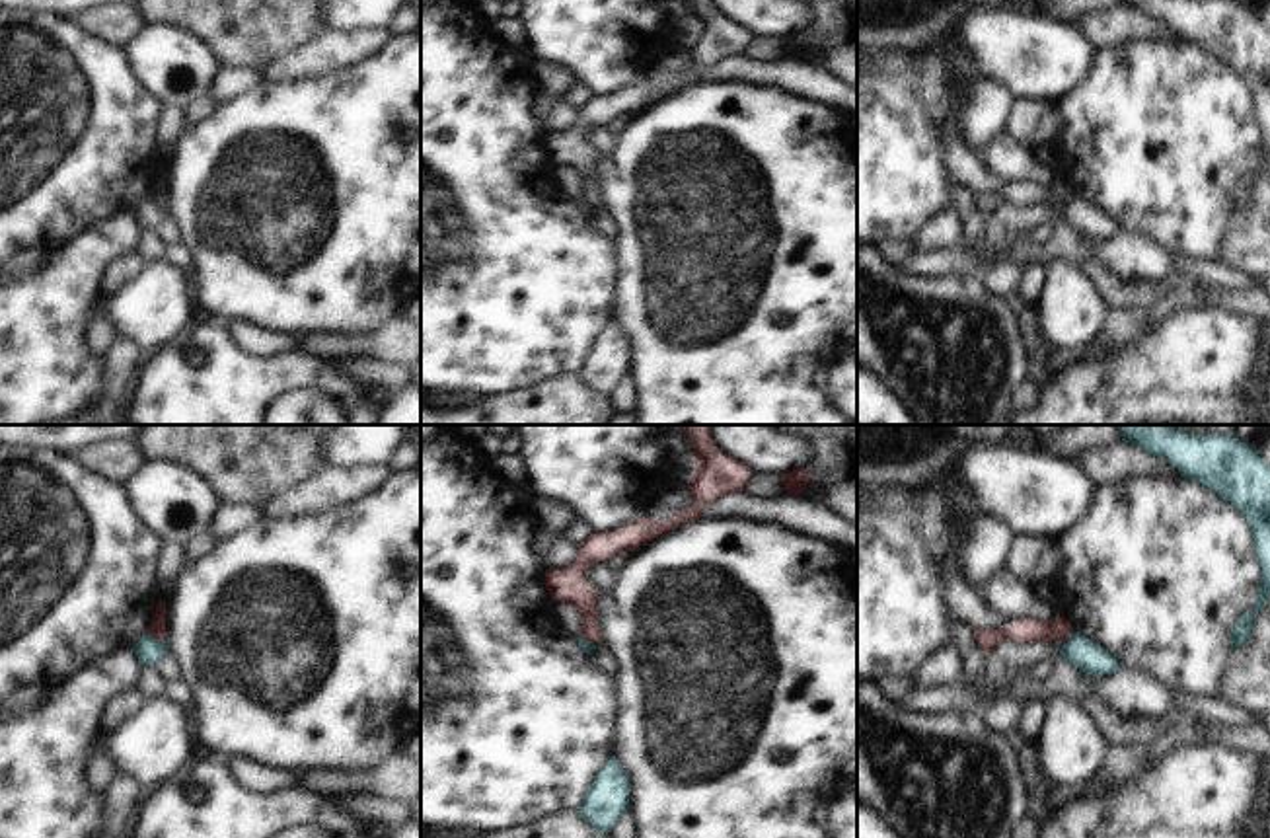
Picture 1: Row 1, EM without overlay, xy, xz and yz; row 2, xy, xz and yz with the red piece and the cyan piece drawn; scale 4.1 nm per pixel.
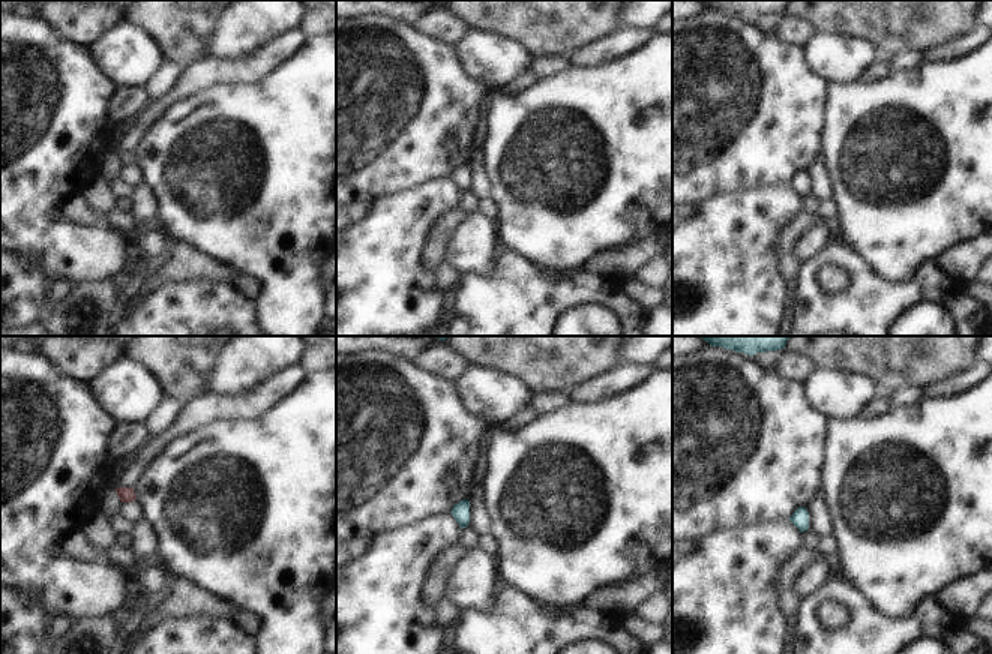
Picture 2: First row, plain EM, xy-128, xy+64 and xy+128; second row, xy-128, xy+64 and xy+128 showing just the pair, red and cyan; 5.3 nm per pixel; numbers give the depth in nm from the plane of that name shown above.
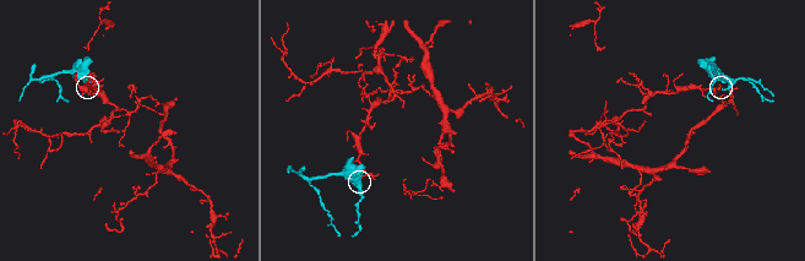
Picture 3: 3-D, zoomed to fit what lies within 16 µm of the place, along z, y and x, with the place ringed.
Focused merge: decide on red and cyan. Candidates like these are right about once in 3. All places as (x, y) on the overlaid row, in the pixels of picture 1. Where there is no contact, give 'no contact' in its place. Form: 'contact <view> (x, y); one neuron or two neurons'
contact xy (152, 636); two neurons

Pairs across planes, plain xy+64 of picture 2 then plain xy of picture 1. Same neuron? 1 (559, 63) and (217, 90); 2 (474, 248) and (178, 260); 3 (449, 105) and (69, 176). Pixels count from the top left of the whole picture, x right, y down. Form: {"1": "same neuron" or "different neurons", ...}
{"1": "same neuron", "2": "different neurons", "3": "same neuron"}

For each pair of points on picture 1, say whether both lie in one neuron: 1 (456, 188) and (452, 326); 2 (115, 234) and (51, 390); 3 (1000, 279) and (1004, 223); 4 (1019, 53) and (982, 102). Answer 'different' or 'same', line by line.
1: same
2: same
3: different
4: different

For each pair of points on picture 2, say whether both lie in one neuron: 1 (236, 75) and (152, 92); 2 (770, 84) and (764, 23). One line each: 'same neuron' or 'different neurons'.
1: different neurons
2: different neurons

